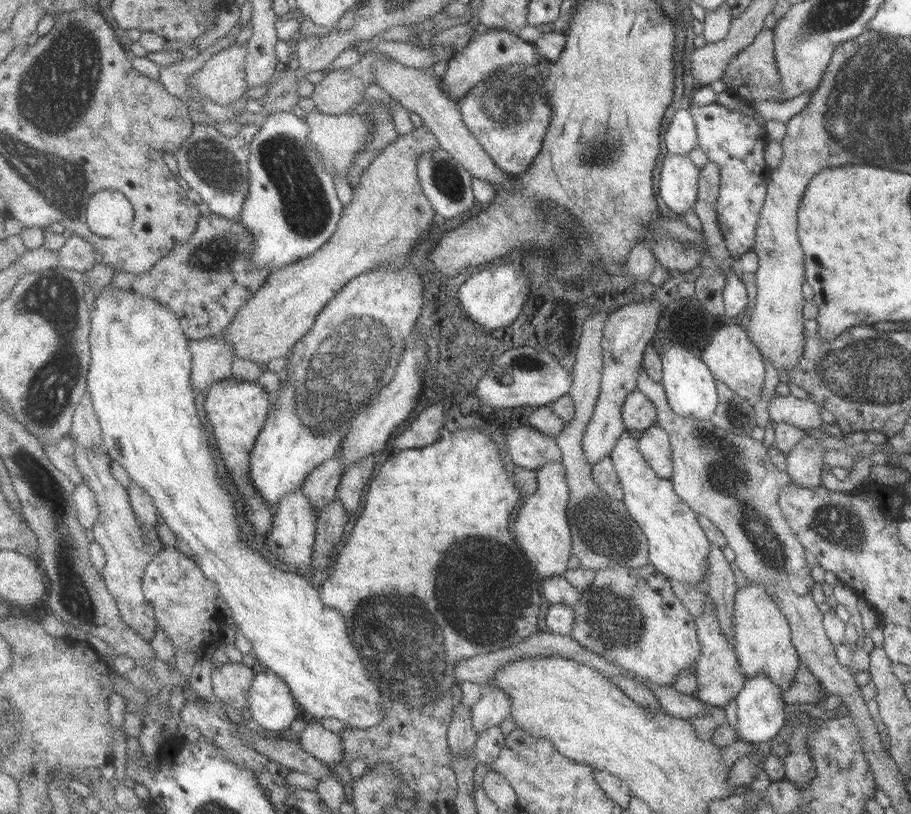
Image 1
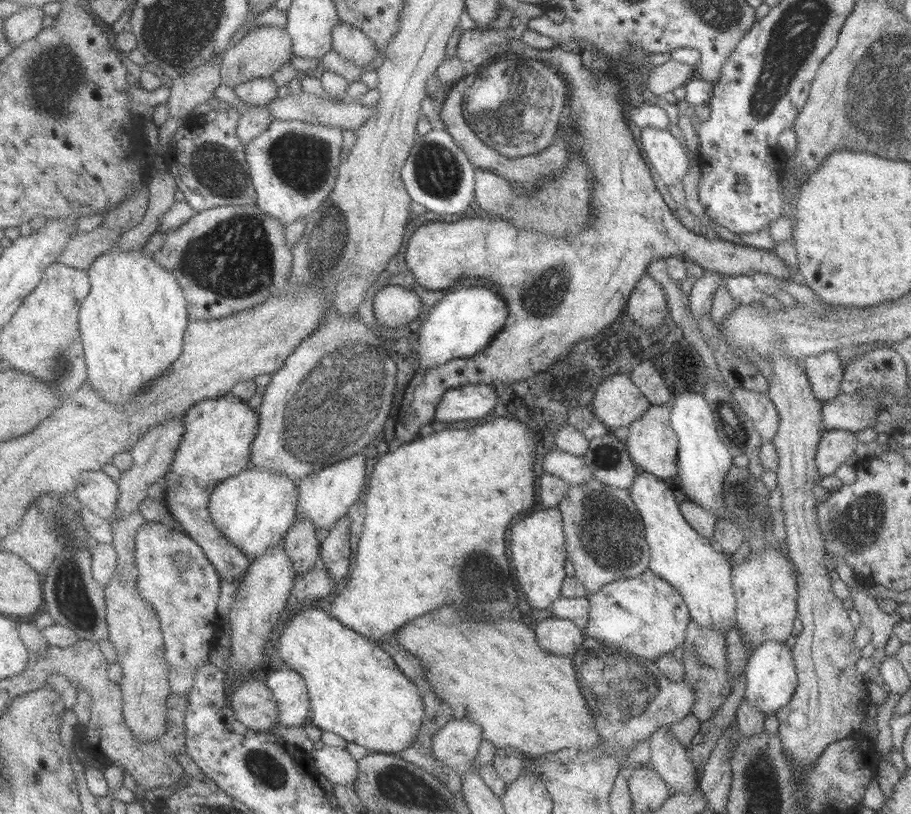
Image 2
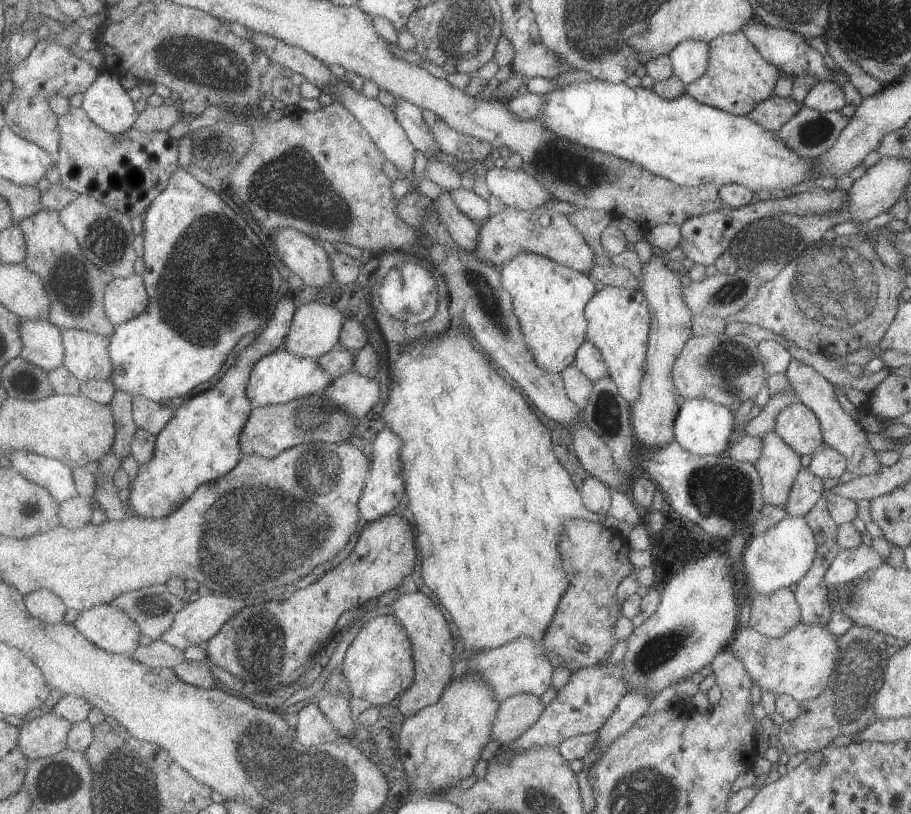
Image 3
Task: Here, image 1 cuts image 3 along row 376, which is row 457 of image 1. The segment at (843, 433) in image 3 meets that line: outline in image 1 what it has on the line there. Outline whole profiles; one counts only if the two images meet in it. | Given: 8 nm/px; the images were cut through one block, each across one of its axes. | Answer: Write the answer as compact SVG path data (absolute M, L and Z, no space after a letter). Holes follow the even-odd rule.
M806 433L796 447L788 453L787 474L792 478L792 484L800 488L818 488L821 482L824 464L824 445L820 439Z

